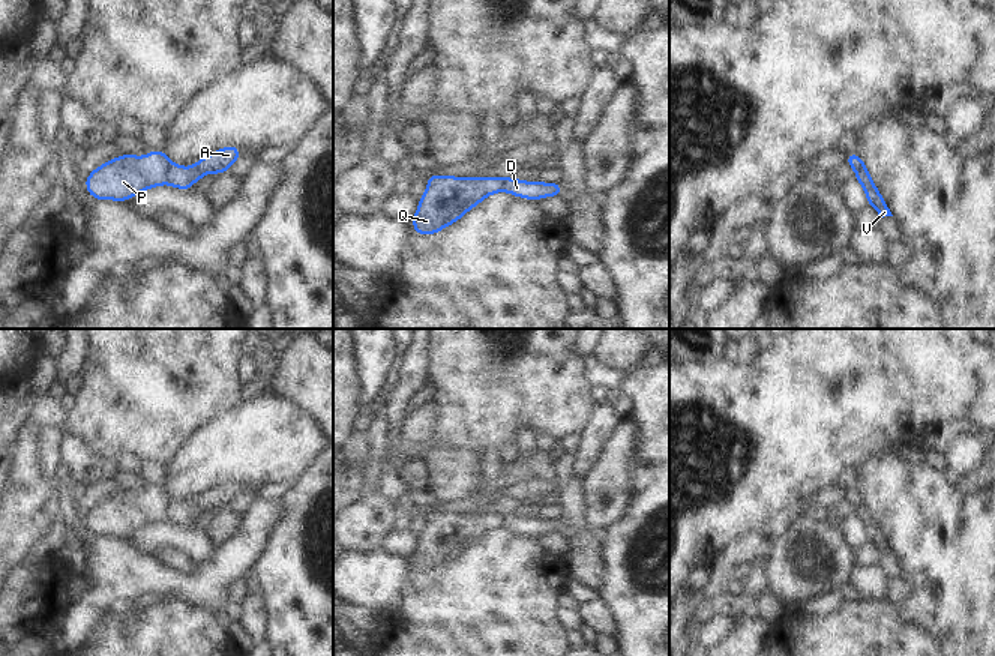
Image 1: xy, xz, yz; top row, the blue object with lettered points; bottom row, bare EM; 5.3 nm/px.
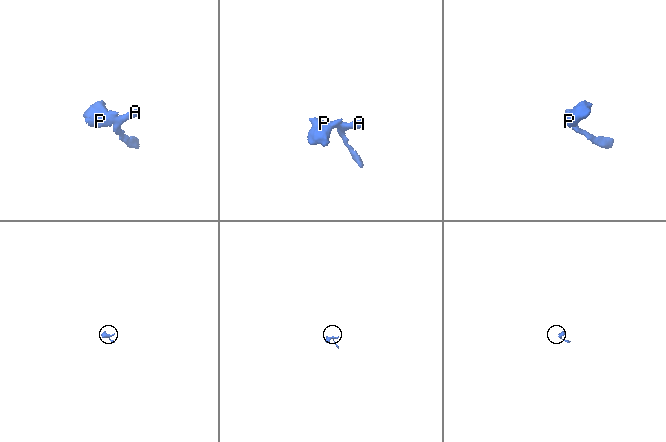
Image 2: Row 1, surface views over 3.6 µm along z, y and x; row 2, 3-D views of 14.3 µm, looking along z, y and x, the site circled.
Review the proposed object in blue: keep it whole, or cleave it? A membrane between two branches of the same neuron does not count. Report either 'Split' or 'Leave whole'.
Split.

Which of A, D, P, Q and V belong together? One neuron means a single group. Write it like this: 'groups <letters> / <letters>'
groups A D V / P Q

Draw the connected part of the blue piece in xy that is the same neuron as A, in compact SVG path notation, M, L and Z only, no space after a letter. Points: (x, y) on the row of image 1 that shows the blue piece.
M228 146L204 156L191 168L171 165L167 183L177 189L189 191L191 185L197 183L203 176L212 171L221 176L224 171L230 170L239 158L239 146Z

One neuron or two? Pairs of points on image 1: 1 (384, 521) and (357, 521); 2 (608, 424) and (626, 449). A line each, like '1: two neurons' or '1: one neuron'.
1: one neuron
2: two neurons

